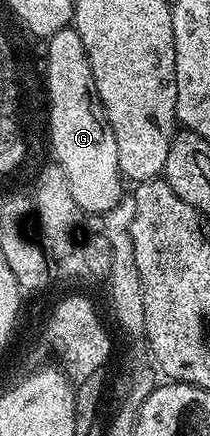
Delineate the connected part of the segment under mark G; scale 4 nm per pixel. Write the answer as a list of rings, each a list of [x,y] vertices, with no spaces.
[[[72,26],[64,27],[59,33],[55,33],[47,41],[49,46],[48,57],[50,59],[50,74],[52,76],[52,92],[54,108],[47,114],[47,120],[49,120],[49,143],[53,146],[52,158],[63,169],[63,173],[67,173],[67,185],[71,185],[71,197],[75,197],[75,205],[86,216],[99,215],[106,216],[109,211],[115,209],[119,205],[123,190],[121,190],[121,183],[123,184],[123,176],[119,169],[119,145],[115,145],[115,133],[111,129],[109,124],[109,118],[105,115],[105,106],[101,104],[101,98],[97,92],[97,86],[95,85],[95,77],[91,73],[91,65],[89,64],[89,58],[87,53],[83,49],[83,41],[79,37],[79,33]]]

